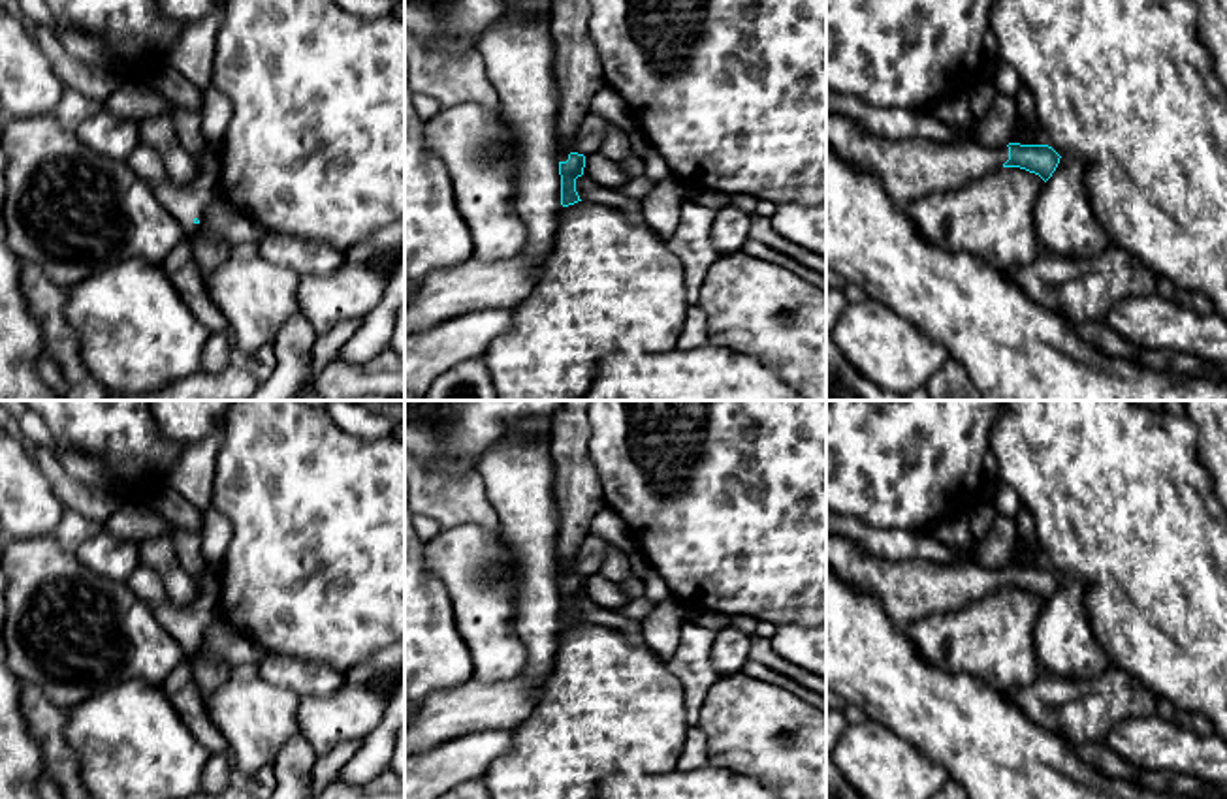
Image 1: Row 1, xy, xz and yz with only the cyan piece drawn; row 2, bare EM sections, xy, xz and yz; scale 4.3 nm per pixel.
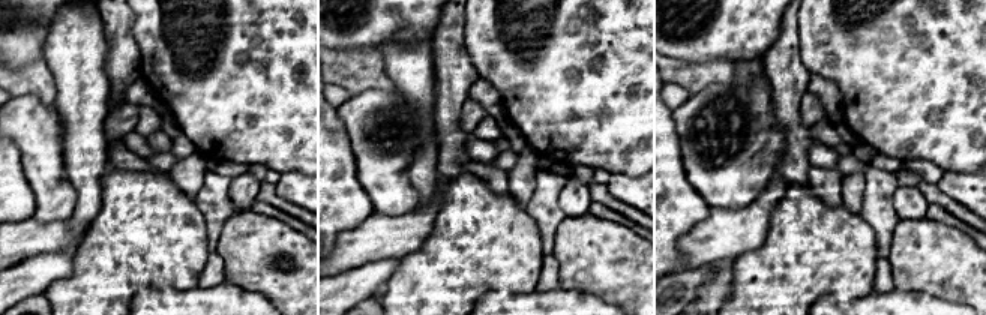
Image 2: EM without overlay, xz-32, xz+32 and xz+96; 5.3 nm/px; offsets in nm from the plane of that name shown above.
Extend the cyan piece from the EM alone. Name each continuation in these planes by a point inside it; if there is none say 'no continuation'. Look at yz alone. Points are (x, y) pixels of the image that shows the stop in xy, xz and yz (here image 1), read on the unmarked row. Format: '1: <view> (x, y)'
1: yz (913, 589)

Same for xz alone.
1: xz (578, 493)

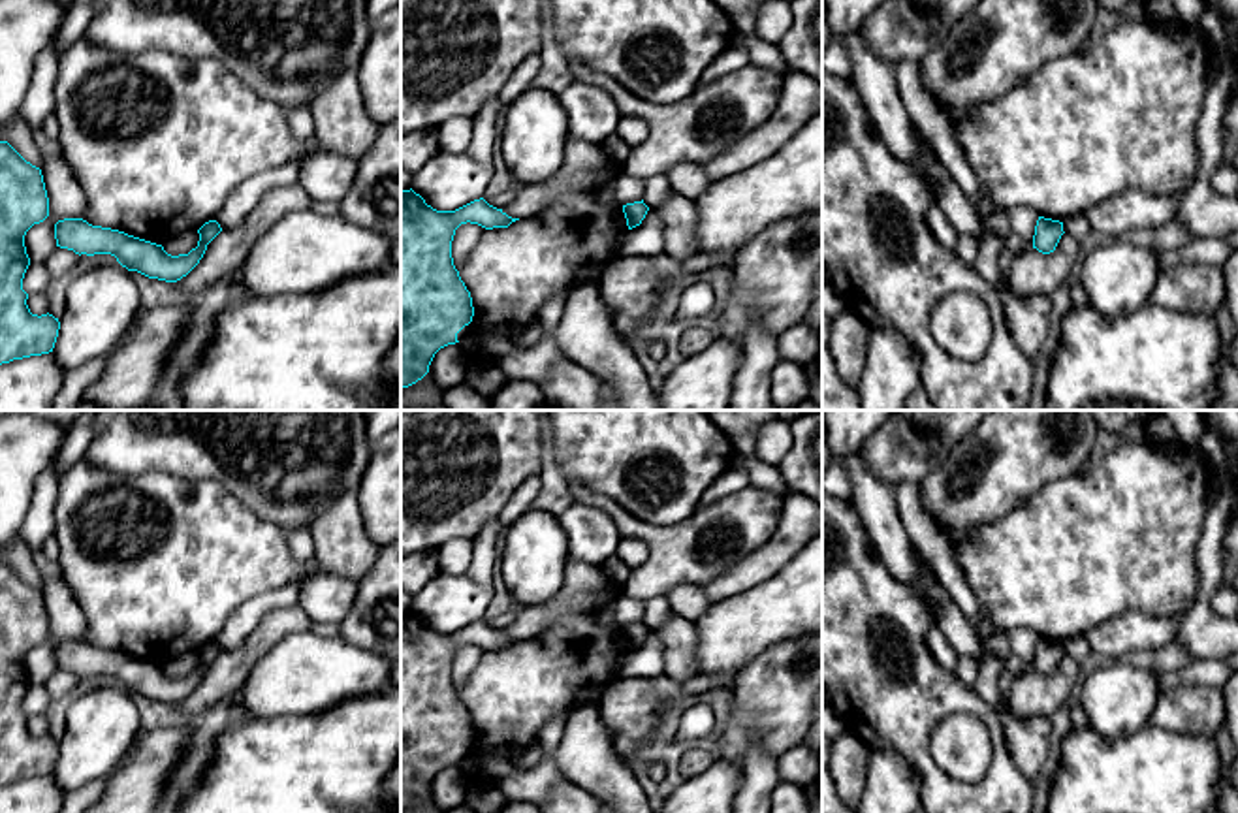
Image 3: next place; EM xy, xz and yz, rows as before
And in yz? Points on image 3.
no continuation

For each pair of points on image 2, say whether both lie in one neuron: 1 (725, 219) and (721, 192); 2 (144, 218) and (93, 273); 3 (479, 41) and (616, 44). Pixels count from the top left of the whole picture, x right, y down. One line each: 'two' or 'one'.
1: two
2: one
3: one

